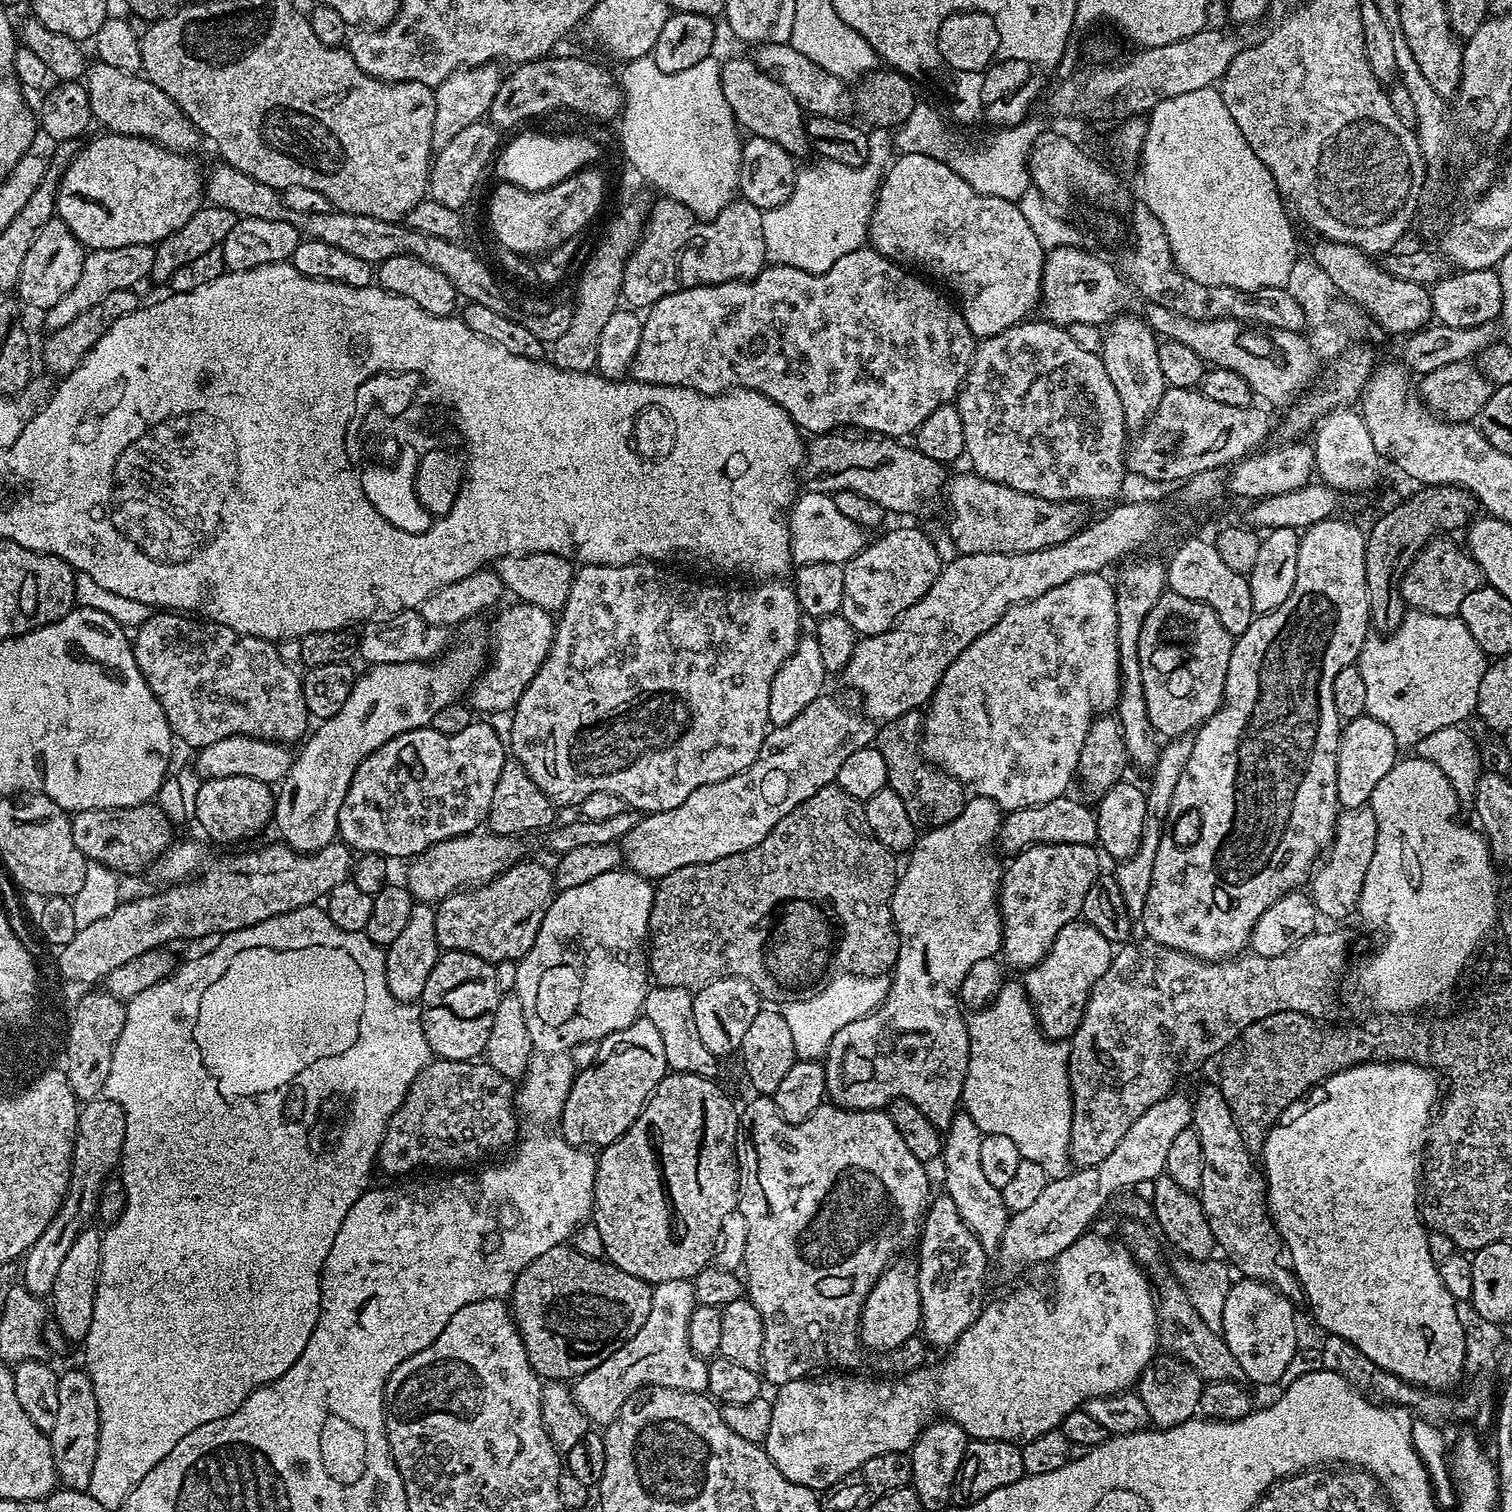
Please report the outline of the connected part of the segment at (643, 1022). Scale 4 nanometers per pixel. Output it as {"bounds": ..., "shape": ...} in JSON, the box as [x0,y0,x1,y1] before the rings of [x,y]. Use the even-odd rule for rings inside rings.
{"bounds":[558,1018,668,1150],"shape":[[[641,1018],[625,1028],[617,1028],[599,1041],[596,1057],[575,1073],[558,1131],[576,1148],[599,1150],[612,1144],[642,1114],[652,1091],[668,1075],[666,1050],[654,1022]],[[589,1144],[589,1145],[588,1145]]]}

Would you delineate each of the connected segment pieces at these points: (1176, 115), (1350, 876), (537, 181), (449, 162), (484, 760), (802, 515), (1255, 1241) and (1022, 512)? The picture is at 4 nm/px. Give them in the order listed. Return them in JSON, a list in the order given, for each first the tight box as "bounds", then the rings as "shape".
[{"bounds":[1140,86,1298,291],"shape":[[[1213,86],[1166,98],[1152,108],[1146,123],[1148,128],[1140,155],[1142,202],[1166,230],[1173,265],[1203,285],[1224,285],[1244,291],[1285,287],[1298,259],[1292,220],[1273,175],[1250,149],[1219,89]]]},{"bounds":[1310,807,1378,920],"shape":[[[1372,807],[1343,809],[1337,815],[1336,833],[1326,855],[1310,876],[1310,895],[1323,919],[1325,916],[1328,920],[1344,920],[1359,909],[1362,882],[1366,882],[1366,870],[1370,870],[1370,858],[1374,858],[1374,846],[1378,846],[1378,822]]]},{"bounds":[492,132,602,192],"shape":[[[526,132],[518,135],[508,146],[501,149],[492,172],[501,183],[514,184],[531,192],[540,192],[558,182],[564,181],[595,165],[602,156],[598,143],[580,134],[542,134],[540,132]]]},{"bounds":[428,120,501,210],"shape":[[[479,120],[474,126],[466,126],[455,138],[450,138],[446,146],[440,148],[434,156],[428,173],[428,191],[431,199],[457,210],[476,192],[484,171],[488,172],[498,149],[501,147],[501,133],[490,122]]]},{"bounds":[338,724,505,858],"shape":[[[468,724],[452,733],[439,732],[436,726],[410,730],[374,750],[358,766],[350,790],[346,790],[346,802],[338,810],[339,839],[356,854],[376,852],[385,858],[411,858],[443,840],[467,836],[487,821],[505,759],[505,741],[503,744],[488,724]]]},{"bounds":[786,491,866,566],"shape":[[[801,491],[792,501],[792,506],[786,513],[786,519],[793,565],[834,562],[843,566],[866,547],[865,529],[859,524],[850,522],[846,514],[838,514],[838,506],[834,506],[829,493]]]},{"bounds":[1192,1083,1300,1297],"shape":[[[1219,1083],[1204,1084],[1197,1090],[1192,1100],[1192,1127],[1202,1142],[1204,1159],[1198,1195],[1206,1222],[1210,1222],[1216,1239],[1216,1248],[1228,1255],[1229,1262],[1240,1271],[1241,1277],[1263,1280],[1283,1296],[1295,1297],[1300,1292],[1300,1283],[1282,1259],[1282,1241],[1272,1215],[1268,1213],[1268,1186],[1263,1171],[1257,1161],[1256,1164],[1252,1161],[1253,1153],[1244,1145],[1240,1127],[1236,1125],[1234,1114],[1230,1114]]]},{"bounds":[947,474,1085,554],"shape":[[[975,474],[956,476],[947,481],[948,496],[948,536],[952,539],[955,551],[960,554],[986,554],[987,552],[1033,552],[1050,546],[1058,546],[1085,527],[1083,503],[1074,500],[1047,500],[1034,494],[1002,486]]]}]

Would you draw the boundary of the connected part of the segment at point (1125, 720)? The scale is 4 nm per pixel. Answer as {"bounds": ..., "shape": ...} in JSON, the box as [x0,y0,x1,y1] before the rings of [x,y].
{"bounds":[1114,560,1166,769],"shape":[[[1136,560],[1114,584],[1116,609],[1118,610],[1118,662],[1120,663],[1120,697],[1114,709],[1115,719],[1126,744],[1128,759],[1133,765],[1141,764],[1151,769],[1160,753],[1161,745],[1146,710],[1146,690],[1142,690],[1142,666],[1138,658],[1138,634],[1142,634],[1142,622],[1146,614],[1154,610],[1154,602],[1166,591],[1166,568],[1156,560]]]}

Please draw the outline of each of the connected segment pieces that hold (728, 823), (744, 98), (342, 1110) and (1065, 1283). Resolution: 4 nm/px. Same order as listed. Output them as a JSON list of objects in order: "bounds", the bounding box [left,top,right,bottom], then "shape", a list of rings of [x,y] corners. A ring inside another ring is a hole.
[{"bounds":[622,694,877,882],"shape":[[[822,694],[794,722],[781,728],[773,727],[764,739],[760,757],[749,768],[726,778],[722,782],[714,782],[706,786],[698,786],[682,806],[674,806],[674,810],[662,810],[641,815],[636,824],[624,835],[622,841],[622,860],[627,871],[637,872],[646,880],[658,882],[666,874],[674,870],[682,870],[682,866],[691,864],[709,864],[718,858],[730,858],[730,854],[738,854],[758,846],[790,810],[802,806],[806,798],[814,798],[818,790],[833,783],[841,768],[842,762],[854,754],[854,750],[869,747],[876,739],[877,725],[871,716],[863,711],[851,712],[840,700],[829,694]]]},{"bounds":[720,59,810,158],"shape":[[[755,59],[748,60],[724,60],[720,66],[720,77],[722,78],[722,94],[726,94],[726,102],[734,114],[737,125],[745,133],[766,138],[778,146],[782,146],[794,158],[801,158],[810,152],[810,141],[808,139],[808,129],[806,127],[806,112],[802,105],[770,74],[766,74],[756,65]]]},{"bounds":[82,906,433,1510],"shape":[[[305,906],[305,907],[303,907],[303,908],[299,908],[299,909],[298,909],[298,910],[290,910],[290,911],[289,911],[289,912],[287,912],[287,913],[286,913],[286,914],[278,914],[278,915],[277,915],[277,916],[275,916],[275,917],[274,917],[274,918],[266,918],[266,922],[258,922],[258,923],[257,923],[257,924],[255,924],[255,925],[254,925],[254,926],[246,926],[246,927],[245,927],[245,928],[243,928],[243,929],[242,929],[242,930],[234,930],[234,931],[233,931],[233,932],[226,932],[226,933],[223,933],[223,935],[221,935],[221,936],[220,936],[220,937],[219,937],[219,939],[217,939],[217,940],[216,940],[216,941],[215,941],[215,943],[216,943],[216,942],[217,942],[217,944],[216,944],[216,945],[214,945],[214,946],[213,946],[213,948],[212,948],[212,949],[210,949],[210,950],[209,950],[209,952],[208,952],[208,953],[206,953],[206,954],[205,954],[205,956],[196,956],[196,957],[194,957],[194,958],[193,958],[193,960],[188,960],[188,961],[186,961],[186,962],[185,962],[185,964],[184,964],[184,961],[183,961],[183,963],[181,963],[181,964],[180,964],[180,965],[179,965],[179,967],[177,967],[177,969],[176,969],[176,971],[175,971],[175,972],[173,972],[173,973],[172,973],[172,975],[170,975],[170,976],[167,976],[167,977],[166,977],[166,978],[165,978],[165,979],[164,979],[164,980],[163,980],[163,981],[162,981],[162,982],[158,982],[158,983],[157,983],[157,984],[155,984],[155,985],[154,985],[154,986],[150,986],[150,990],[142,990],[142,994],[138,994],[138,995],[137,995],[137,996],[136,996],[136,997],[135,997],[135,998],[133,998],[133,999],[132,999],[132,1000],[130,1000],[130,1001],[127,1001],[127,1004],[126,1004],[126,1007],[125,1007],[125,1015],[126,1015],[126,1017],[127,1017],[127,1028],[125,1028],[125,1030],[124,1030],[124,1036],[123,1036],[123,1040],[120,1040],[120,1046],[119,1046],[119,1048],[117,1048],[117,1052],[116,1052],[116,1059],[115,1059],[115,1063],[114,1063],[114,1064],[113,1064],[113,1065],[112,1065],[112,1077],[111,1077],[111,1080],[108,1080],[108,1093],[111,1093],[111,1096],[112,1096],[112,1097],[115,1097],[115,1098],[116,1098],[116,1100],[120,1100],[120,1102],[121,1102],[121,1104],[124,1104],[124,1108],[127,1108],[127,1113],[126,1113],[126,1115],[124,1115],[124,1117],[125,1117],[125,1118],[126,1118],[126,1138],[125,1138],[125,1139],[124,1139],[124,1141],[123,1141],[123,1142],[122,1142],[122,1154],[121,1154],[121,1155],[120,1155],[120,1162],[119,1162],[119,1165],[118,1165],[118,1177],[119,1177],[119,1178],[120,1178],[120,1180],[121,1180],[121,1182],[123,1182],[123,1183],[124,1183],[124,1184],[125,1184],[125,1190],[126,1190],[126,1206],[125,1206],[125,1209],[124,1209],[124,1210],[123,1210],[123,1212],[122,1212],[122,1216],[121,1216],[121,1217],[120,1217],[120,1218],[118,1218],[118,1220],[117,1220],[117,1221],[114,1221],[114,1222],[113,1222],[113,1223],[112,1223],[112,1224],[110,1224],[110,1225],[107,1225],[107,1227],[105,1227],[105,1228],[104,1228],[104,1229],[103,1229],[103,1232],[102,1232],[102,1262],[101,1262],[101,1263],[100,1263],[100,1277],[99,1277],[99,1278],[98,1278],[98,1286],[97,1286],[97,1287],[96,1287],[96,1301],[95,1301],[95,1302],[94,1302],[94,1318],[93,1318],[93,1319],[92,1319],[92,1321],[91,1321],[91,1322],[90,1322],[90,1330],[89,1330],[89,1331],[88,1331],[88,1333],[87,1333],[87,1334],[86,1334],[86,1338],[85,1338],[85,1339],[84,1339],[84,1341],[83,1341],[83,1342],[82,1342],[82,1348],[84,1348],[84,1364],[85,1364],[85,1365],[84,1365],[84,1364],[83,1364],[83,1367],[84,1367],[84,1368],[85,1368],[85,1369],[86,1369],[86,1371],[87,1371],[87,1374],[88,1374],[88,1377],[89,1377],[89,1378],[90,1378],[90,1382],[91,1382],[91,1383],[92,1383],[92,1385],[93,1385],[93,1386],[94,1386],[94,1398],[95,1398],[95,1399],[96,1399],[96,1401],[97,1401],[97,1402],[98,1402],[98,1414],[99,1414],[99,1415],[100,1415],[100,1433],[99,1433],[99,1434],[98,1434],[98,1458],[94,1458],[94,1470],[93,1470],[93,1472],[91,1472],[91,1473],[90,1473],[90,1486],[89,1486],[89,1487],[88,1487],[88,1488],[87,1488],[87,1490],[86,1490],[86,1491],[87,1491],[87,1493],[88,1493],[88,1495],[89,1495],[89,1496],[92,1496],[92,1497],[93,1497],[93,1498],[94,1498],[94,1502],[98,1502],[98,1506],[102,1506],[102,1507],[103,1507],[103,1508],[105,1508],[105,1510],[118,1510],[118,1509],[119,1509],[119,1508],[120,1508],[120,1507],[122,1507],[122,1505],[123,1505],[123,1504],[124,1504],[124,1500],[125,1500],[125,1499],[126,1499],[126,1498],[127,1498],[127,1497],[128,1497],[128,1495],[129,1495],[129,1494],[130,1494],[130,1490],[134,1490],[134,1486],[138,1486],[138,1482],[142,1482],[142,1478],[146,1478],[146,1474],[150,1474],[150,1470],[154,1470],[154,1466],[158,1466],[158,1462],[162,1462],[162,1458],[166,1458],[166,1454],[170,1454],[170,1450],[174,1450],[174,1446],[178,1446],[178,1442],[182,1442],[182,1438],[186,1438],[186,1434],[190,1434],[190,1430],[194,1430],[194,1429],[195,1429],[195,1428],[197,1428],[197,1427],[198,1427],[198,1426],[206,1426],[206,1422],[214,1422],[214,1421],[215,1421],[215,1420],[217,1420],[217,1419],[218,1419],[218,1418],[226,1418],[226,1417],[227,1417],[227,1416],[229,1416],[229,1415],[230,1415],[230,1414],[234,1414],[234,1410],[238,1410],[238,1406],[242,1406],[242,1402],[243,1402],[243,1401],[244,1401],[244,1399],[245,1399],[245,1398],[246,1398],[246,1397],[247,1397],[247,1396],[248,1396],[248,1395],[249,1395],[249,1394],[251,1394],[251,1393],[252,1393],[252,1392],[253,1392],[253,1391],[254,1391],[254,1390],[258,1390],[258,1389],[259,1389],[259,1388],[261,1388],[261,1386],[263,1386],[263,1384],[269,1384],[269,1383],[270,1383],[270,1382],[274,1382],[274,1381],[275,1381],[275,1380],[277,1380],[277,1379],[278,1379],[278,1378],[282,1378],[282,1374],[286,1374],[286,1370],[290,1370],[290,1366],[294,1366],[294,1362],[298,1362],[298,1358],[299,1358],[299,1357],[300,1357],[300,1355],[301,1355],[301,1354],[302,1354],[302,1350],[306,1350],[306,1342],[310,1342],[310,1334],[314,1334],[314,1326],[315,1326],[315,1325],[316,1325],[316,1323],[317,1323],[317,1322],[318,1322],[318,1318],[319,1318],[319,1317],[320,1317],[320,1271],[322,1271],[322,1269],[324,1269],[324,1263],[325,1263],[325,1262],[326,1262],[326,1254],[330,1254],[330,1246],[334,1246],[334,1238],[335,1238],[335,1237],[336,1237],[336,1235],[337,1235],[337,1234],[338,1234],[338,1229],[339,1229],[339,1228],[340,1228],[340,1227],[342,1227],[342,1221],[344,1221],[344,1219],[346,1219],[346,1214],[347,1214],[347,1213],[348,1213],[348,1211],[349,1211],[349,1210],[350,1210],[350,1206],[354,1206],[354,1202],[358,1202],[358,1198],[359,1198],[359,1197],[360,1197],[360,1196],[361,1196],[361,1195],[362,1195],[362,1194],[363,1194],[363,1192],[367,1192],[367,1191],[368,1191],[368,1189],[369,1189],[369,1187],[370,1187],[370,1185],[371,1185],[371,1184],[372,1184],[372,1183],[373,1183],[373,1180],[372,1180],[372,1168],[373,1168],[373,1172],[374,1172],[374,1167],[375,1167],[375,1164],[376,1164],[376,1163],[377,1163],[377,1160],[378,1160],[378,1155],[379,1155],[379,1152],[380,1152],[380,1146],[381,1146],[381,1142],[382,1142],[382,1141],[383,1141],[383,1140],[384,1140],[384,1135],[385,1135],[385,1133],[386,1133],[386,1132],[387,1132],[387,1129],[388,1129],[388,1123],[389,1123],[389,1121],[391,1121],[391,1120],[392,1120],[392,1115],[393,1115],[393,1113],[395,1113],[395,1112],[396,1112],[396,1111],[397,1111],[397,1109],[399,1109],[399,1108],[400,1108],[400,1106],[401,1106],[401,1103],[402,1103],[402,1102],[403,1102],[403,1101],[404,1101],[404,1099],[405,1099],[405,1098],[406,1098],[406,1094],[407,1094],[407,1093],[408,1093],[408,1091],[409,1091],[409,1090],[410,1090],[410,1086],[411,1086],[411,1085],[412,1085],[412,1083],[413,1083],[413,1082],[414,1082],[414,1078],[418,1078],[418,1074],[419,1074],[419,1073],[420,1073],[420,1072],[421,1072],[421,1071],[422,1071],[422,1070],[423,1070],[423,1069],[424,1069],[424,1067],[426,1067],[426,1066],[427,1066],[427,1065],[428,1065],[428,1063],[429,1063],[429,1062],[430,1062],[430,1061],[431,1061],[431,1060],[432,1060],[432,1059],[433,1059],[433,1054],[432,1054],[432,1051],[431,1051],[431,1050],[430,1050],[430,1046],[429,1046],[429,1045],[428,1045],[428,1043],[427,1043],[427,1042],[426,1042],[426,1034],[425,1034],[425,1033],[424,1033],[424,1031],[423,1031],[423,1030],[422,1030],[422,1022],[421,1022],[421,1021],[420,1021],[420,1009],[419,1009],[419,1007],[417,1007],[417,1005],[416,1005],[416,1004],[415,1004],[415,1003],[411,1003],[411,1004],[407,1004],[407,1003],[406,1003],[406,1002],[402,1002],[402,1001],[401,1001],[401,1000],[396,1000],[396,999],[395,999],[395,998],[394,998],[394,994],[390,994],[390,986],[389,986],[389,985],[388,985],[388,983],[387,983],[387,982],[386,982],[386,958],[385,958],[385,957],[384,957],[384,954],[385,954],[385,949],[384,949],[384,948],[383,948],[383,947],[381,947],[381,945],[379,945],[379,944],[375,944],[375,943],[374,943],[374,941],[372,941],[372,940],[371,940],[371,939],[370,939],[370,937],[369,937],[369,936],[367,936],[367,935],[366,935],[366,934],[365,934],[365,933],[364,933],[364,932],[347,932],[347,931],[346,931],[346,930],[342,930],[342,929],[341,929],[341,928],[339,928],[339,927],[338,927],[338,926],[334,926],[334,922],[330,922],[330,918],[329,918],[329,917],[328,917],[328,913],[327,913],[327,911],[325,911],[325,909],[324,909],[324,908],[323,908],[323,907],[320,907],[320,906]]]},{"bounds":[763,1230,1158,1494],"shape":[[[1089,1230],[1079,1236],[1062,1254],[1054,1261],[1056,1267],[1056,1297],[1052,1300],[1052,1308],[1035,1292],[1028,1288],[1025,1292],[1012,1292],[1005,1300],[996,1300],[993,1304],[985,1303],[981,1307],[978,1318],[958,1338],[958,1342],[947,1353],[948,1356],[937,1368],[916,1368],[897,1380],[871,1380],[868,1376],[856,1376],[851,1380],[848,1374],[820,1374],[815,1378],[805,1378],[786,1382],[775,1389],[776,1396],[772,1400],[772,1413],[770,1414],[770,1430],[763,1442],[763,1449],[769,1458],[782,1470],[790,1482],[798,1486],[811,1488],[813,1492],[820,1494],[833,1486],[843,1478],[850,1475],[862,1462],[874,1458],[878,1454],[887,1452],[908,1452],[914,1441],[922,1434],[927,1424],[931,1424],[937,1418],[953,1420],[962,1430],[974,1440],[1005,1440],[1011,1444],[1021,1446],[1028,1441],[1038,1438],[1038,1434],[1046,1434],[1059,1429],[1066,1414],[1077,1411],[1090,1398],[1109,1396],[1115,1392],[1123,1392],[1131,1389],[1139,1381],[1146,1366],[1151,1364],[1158,1352],[1158,1337],[1156,1335],[1156,1302],[1157,1297],[1150,1287],[1150,1281],[1142,1271],[1141,1265],[1133,1260],[1128,1245],[1119,1239],[1107,1240],[1104,1236],[1095,1236],[1095,1231]]]}]

